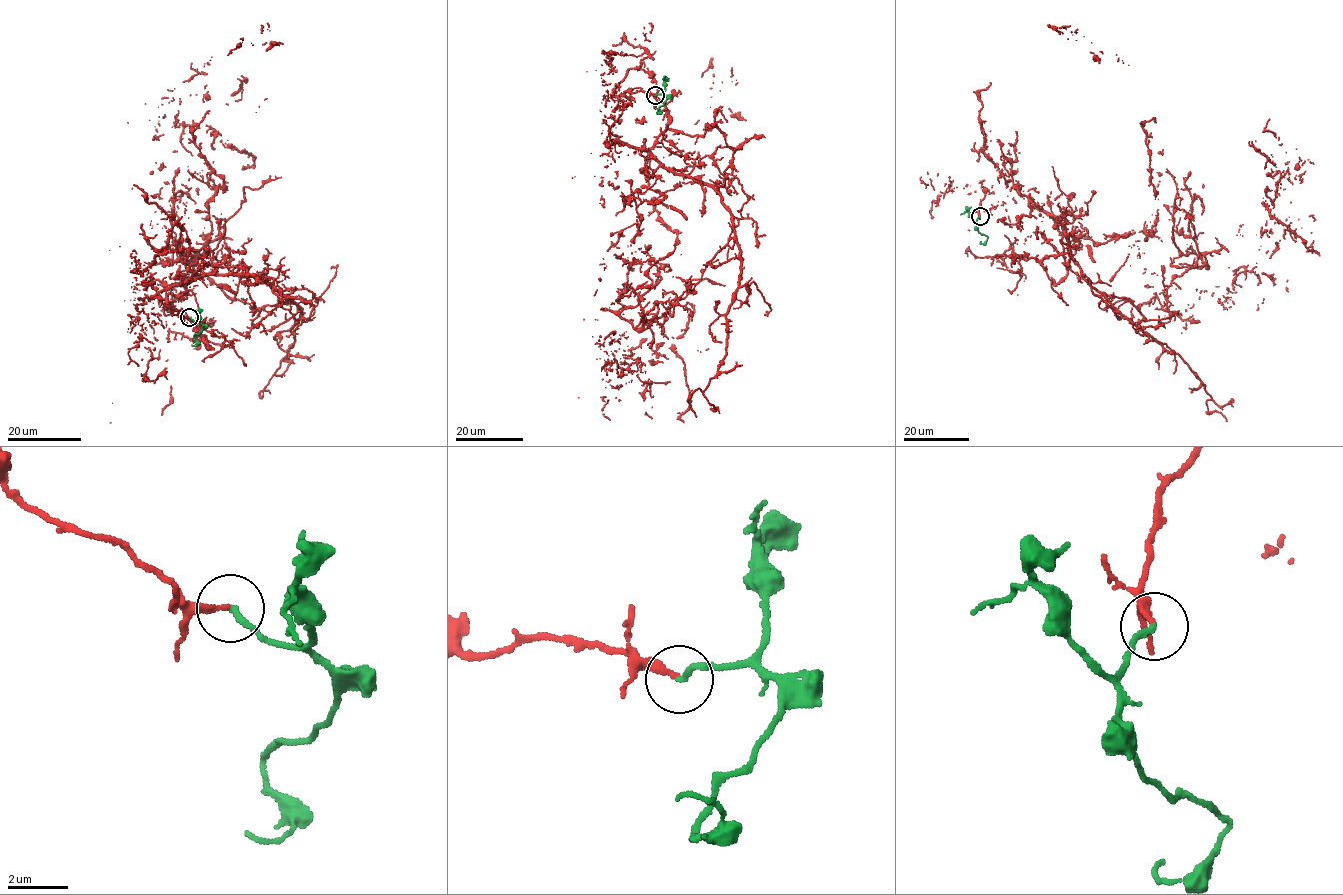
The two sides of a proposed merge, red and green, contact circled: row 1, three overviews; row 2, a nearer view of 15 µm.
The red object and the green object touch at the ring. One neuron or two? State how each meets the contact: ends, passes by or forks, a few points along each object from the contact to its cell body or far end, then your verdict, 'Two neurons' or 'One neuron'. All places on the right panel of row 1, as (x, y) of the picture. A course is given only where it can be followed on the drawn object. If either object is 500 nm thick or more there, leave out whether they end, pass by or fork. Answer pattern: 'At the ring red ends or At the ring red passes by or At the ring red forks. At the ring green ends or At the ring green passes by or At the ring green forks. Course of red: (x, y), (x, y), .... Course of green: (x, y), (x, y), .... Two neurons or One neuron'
At the ring red ends. At the ring green ends. Course of red: (979, 215), (1012, 199), (1104, 243), (1150, 235), (1155, 199), (1180, 253), (1251, 271), (1281, 145), (1249, 141). Course of green: (979, 216), (976, 221), (979, 232), (987, 237), (983, 243), (981, 241). One neuron

